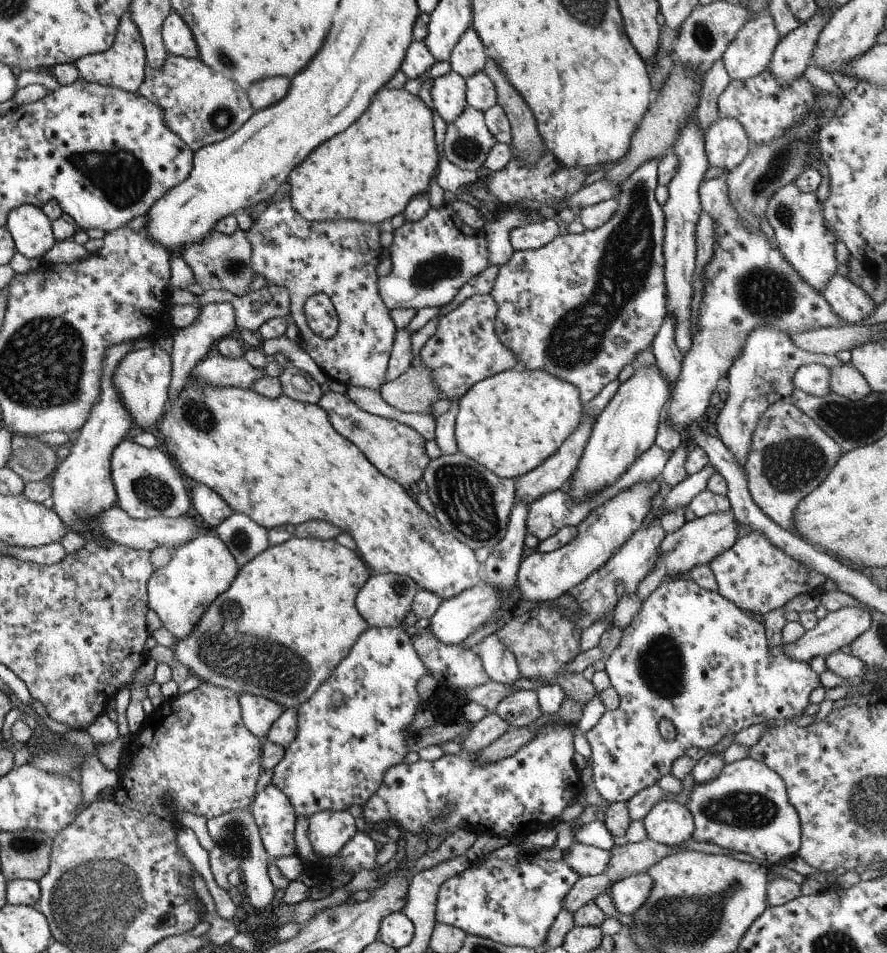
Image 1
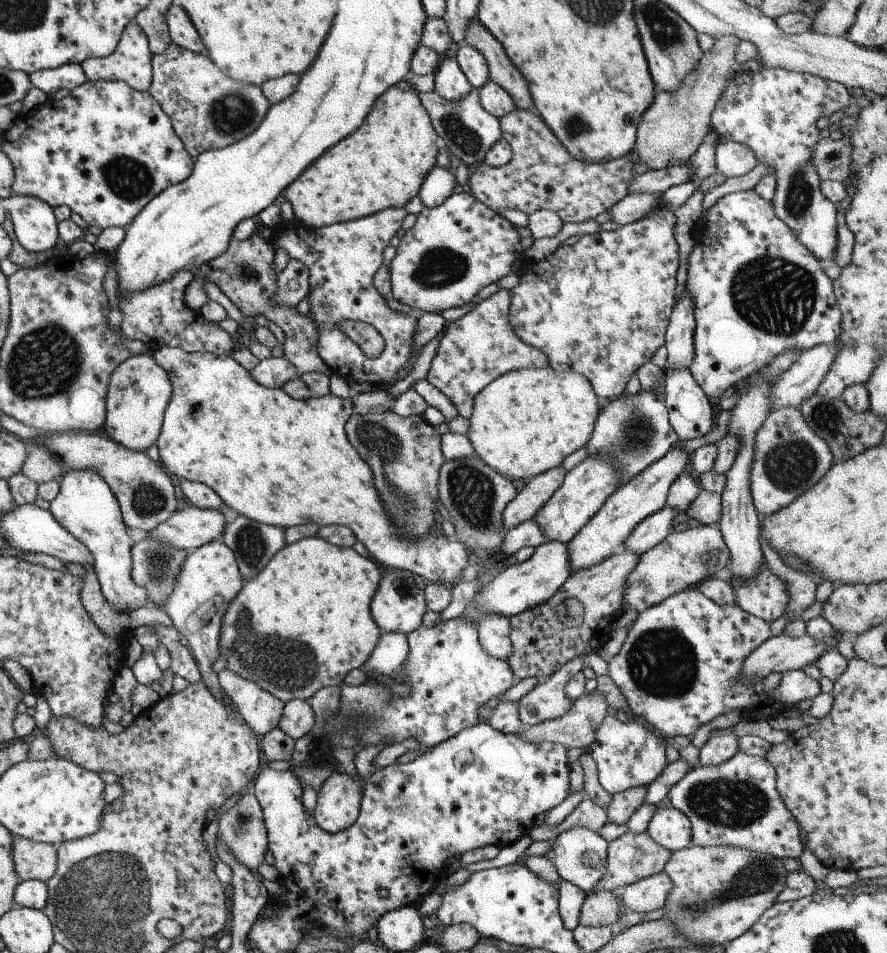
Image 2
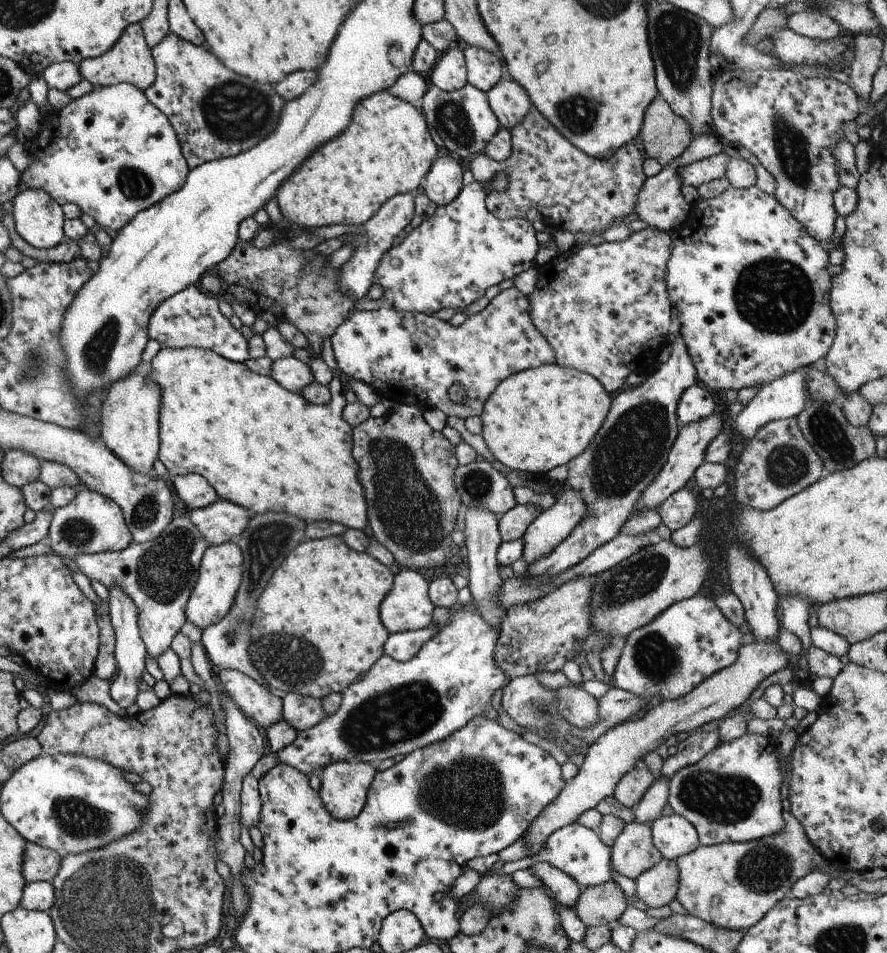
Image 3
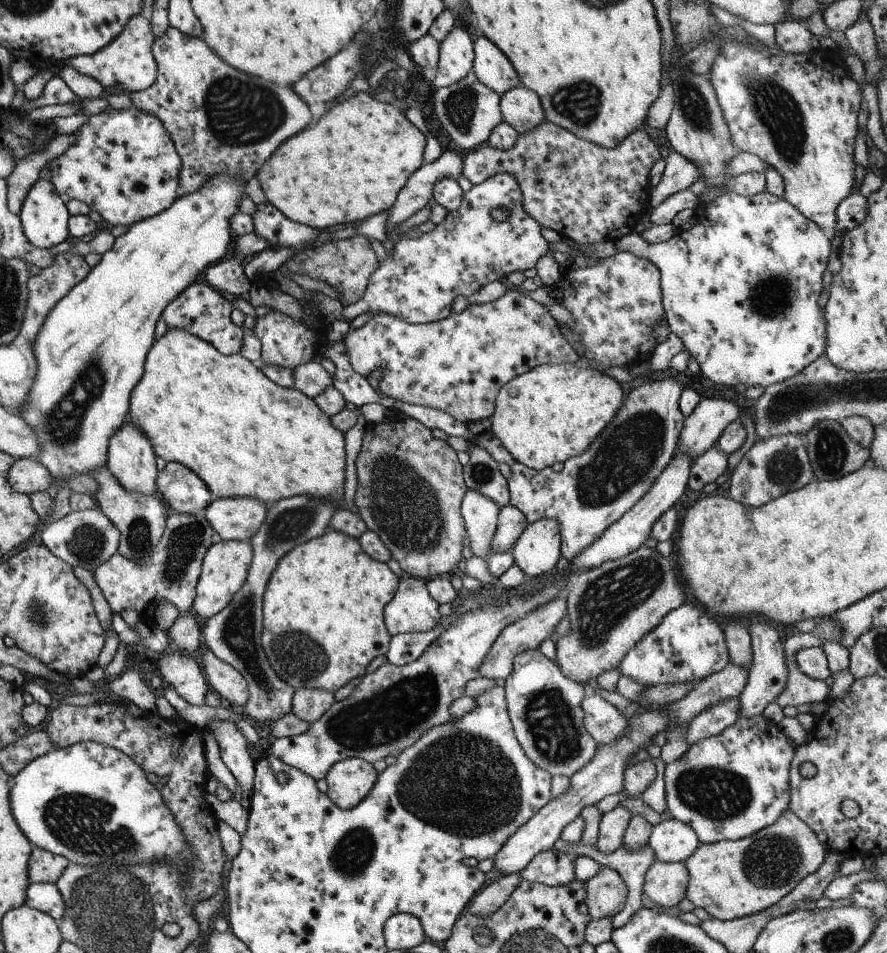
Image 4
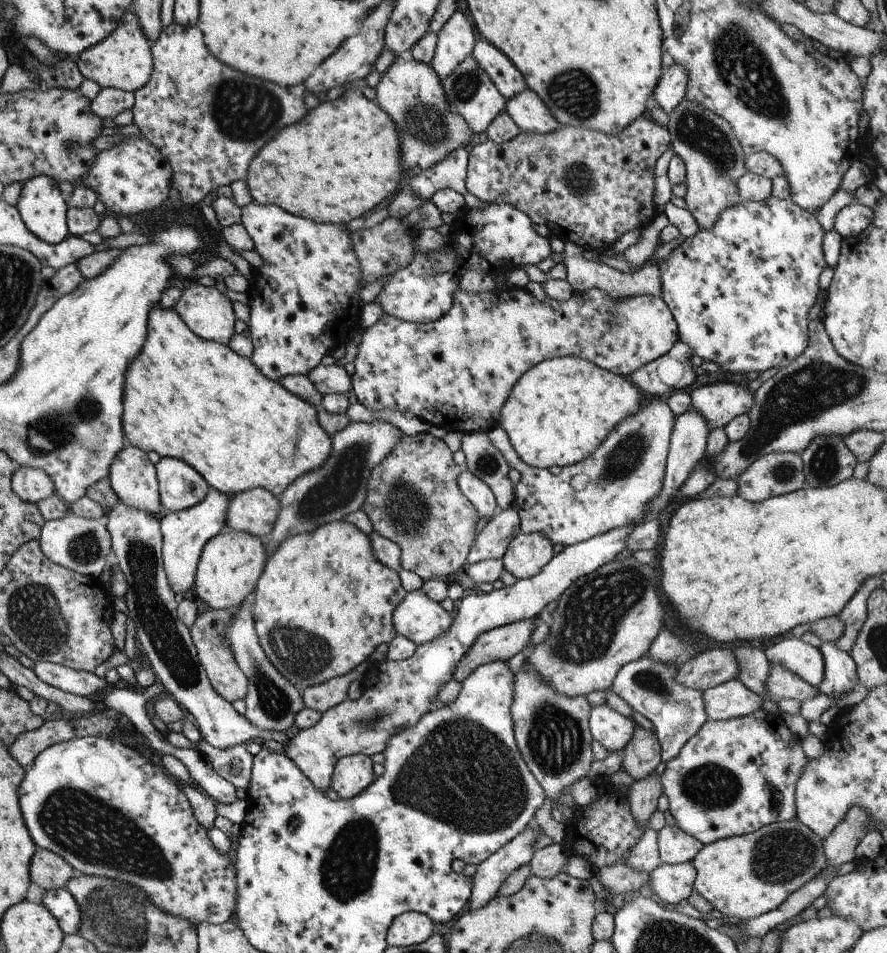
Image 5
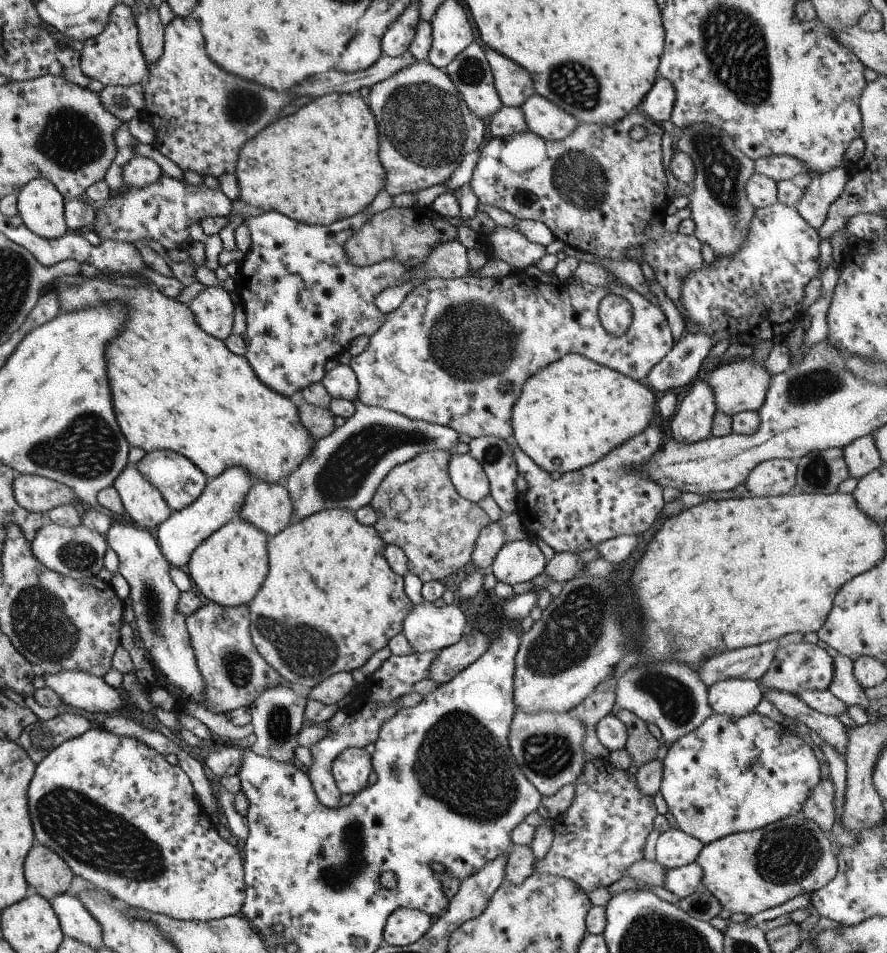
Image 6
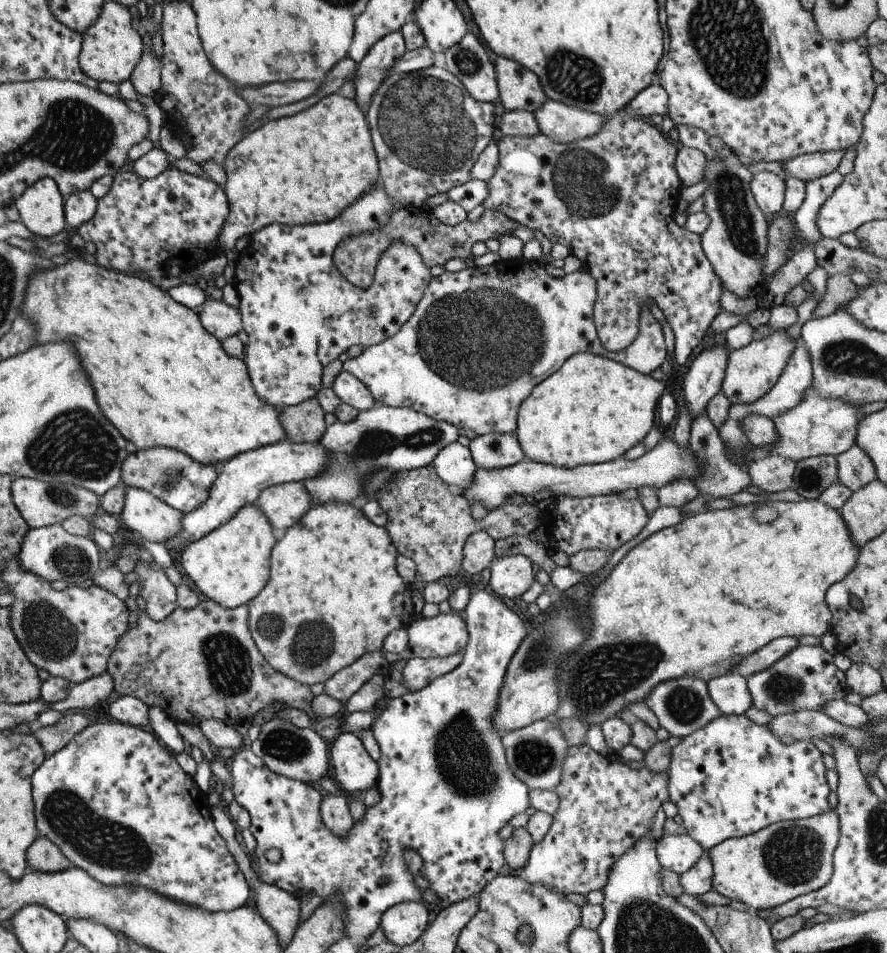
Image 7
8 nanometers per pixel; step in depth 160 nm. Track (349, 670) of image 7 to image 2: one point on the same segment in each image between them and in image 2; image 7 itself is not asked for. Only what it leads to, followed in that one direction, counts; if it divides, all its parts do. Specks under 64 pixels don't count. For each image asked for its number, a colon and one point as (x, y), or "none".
2: (296, 719)
3: (300, 712)
4: (309, 705)
5: (320, 697)
6: (332, 689)

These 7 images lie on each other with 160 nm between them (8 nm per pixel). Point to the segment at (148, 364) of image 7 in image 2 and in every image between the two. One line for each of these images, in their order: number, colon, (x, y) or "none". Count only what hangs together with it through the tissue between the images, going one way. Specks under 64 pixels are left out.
2: (280, 461)
3: (258, 445)
4: (243, 436)
5: (184, 397)
6: (173, 387)

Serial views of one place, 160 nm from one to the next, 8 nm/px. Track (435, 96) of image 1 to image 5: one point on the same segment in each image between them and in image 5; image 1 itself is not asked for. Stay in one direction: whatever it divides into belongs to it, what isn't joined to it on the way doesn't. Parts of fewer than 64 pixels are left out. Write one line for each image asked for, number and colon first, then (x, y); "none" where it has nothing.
2: (450, 83)
3: (448, 73)
4: (455, 55)
5: (455, 41)

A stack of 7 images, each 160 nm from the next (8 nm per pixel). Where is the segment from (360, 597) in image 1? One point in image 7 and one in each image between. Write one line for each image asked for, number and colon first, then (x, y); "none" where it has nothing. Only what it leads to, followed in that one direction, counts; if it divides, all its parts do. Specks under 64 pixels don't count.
2: (398, 603)
3: (406, 607)
4: (411, 610)
5: (418, 618)
6: (427, 628)
7: (444, 634)

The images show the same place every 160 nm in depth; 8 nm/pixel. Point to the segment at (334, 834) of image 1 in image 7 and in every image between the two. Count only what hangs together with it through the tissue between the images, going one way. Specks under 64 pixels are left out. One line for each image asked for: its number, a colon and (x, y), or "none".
2: (338, 798)
3: (343, 784)
4: (348, 781)
5: (351, 775)
6: (350, 770)
7: (353, 769)

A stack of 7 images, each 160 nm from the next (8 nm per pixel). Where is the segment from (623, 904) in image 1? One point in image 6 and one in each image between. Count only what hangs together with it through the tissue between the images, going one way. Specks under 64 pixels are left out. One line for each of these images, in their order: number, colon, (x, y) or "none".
2: (646, 894)
3: (656, 886)
4: (664, 884)
5: (670, 883)
6: (682, 881)

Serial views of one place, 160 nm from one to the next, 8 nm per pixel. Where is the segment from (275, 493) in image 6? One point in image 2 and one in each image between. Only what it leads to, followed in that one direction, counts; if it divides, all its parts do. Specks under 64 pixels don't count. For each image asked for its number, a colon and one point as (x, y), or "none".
2: (189, 528)
3: (219, 522)
4: (237, 519)
5: (254, 511)

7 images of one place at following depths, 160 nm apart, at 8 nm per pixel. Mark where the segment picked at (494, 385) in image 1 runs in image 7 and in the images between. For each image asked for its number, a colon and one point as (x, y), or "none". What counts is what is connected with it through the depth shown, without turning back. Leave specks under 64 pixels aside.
2: (524, 422)
3: (538, 418)
4: (550, 413)
5: (559, 411)
6: (568, 415)
7: (591, 410)

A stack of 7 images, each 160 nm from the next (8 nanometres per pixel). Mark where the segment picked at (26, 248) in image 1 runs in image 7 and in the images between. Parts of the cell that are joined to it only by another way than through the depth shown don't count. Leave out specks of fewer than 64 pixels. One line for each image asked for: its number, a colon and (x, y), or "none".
2: (34, 225)
3: (37, 218)
4: (43, 217)
5: (42, 209)
6: (41, 208)
7: (40, 208)

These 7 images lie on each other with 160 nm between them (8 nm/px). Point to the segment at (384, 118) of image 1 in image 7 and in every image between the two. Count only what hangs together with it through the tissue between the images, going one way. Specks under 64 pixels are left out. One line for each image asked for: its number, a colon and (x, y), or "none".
2: (382, 164)
3: (386, 149)
4: (351, 165)
5: (342, 159)
6: (319, 165)
7: (269, 178)

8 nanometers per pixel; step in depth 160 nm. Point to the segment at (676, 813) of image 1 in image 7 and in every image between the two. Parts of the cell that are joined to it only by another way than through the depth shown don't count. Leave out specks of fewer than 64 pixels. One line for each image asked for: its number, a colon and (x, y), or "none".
2: (670, 828)
3: (672, 836)
4: (671, 841)
5: (673, 846)
6: (673, 849)
7: (677, 854)

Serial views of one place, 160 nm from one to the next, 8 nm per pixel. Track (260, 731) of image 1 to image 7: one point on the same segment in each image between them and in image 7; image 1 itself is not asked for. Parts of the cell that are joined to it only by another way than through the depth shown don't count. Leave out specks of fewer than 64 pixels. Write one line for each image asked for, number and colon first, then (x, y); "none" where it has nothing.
2: (260, 710)
3: (261, 706)
4: (228, 685)
5: (216, 659)
6: (233, 672)
7: (201, 663)

